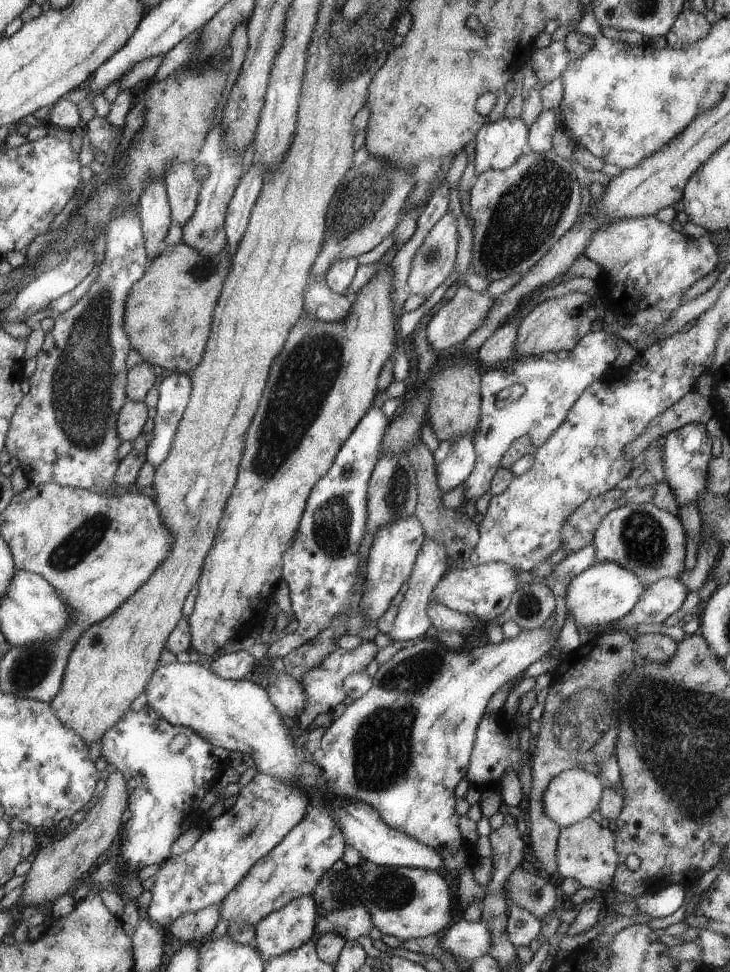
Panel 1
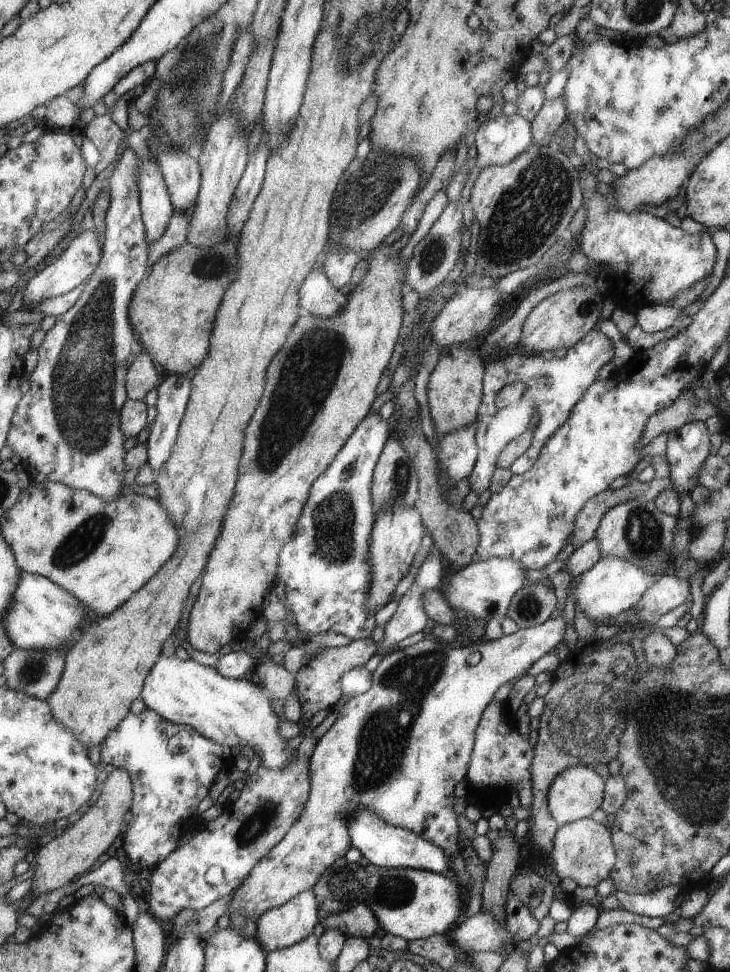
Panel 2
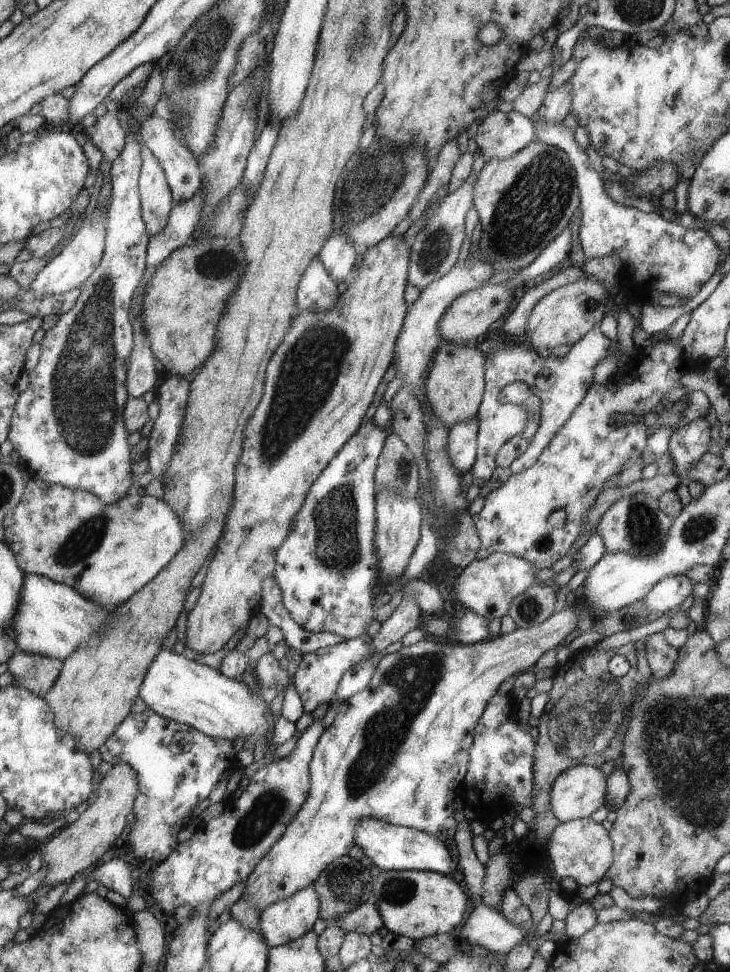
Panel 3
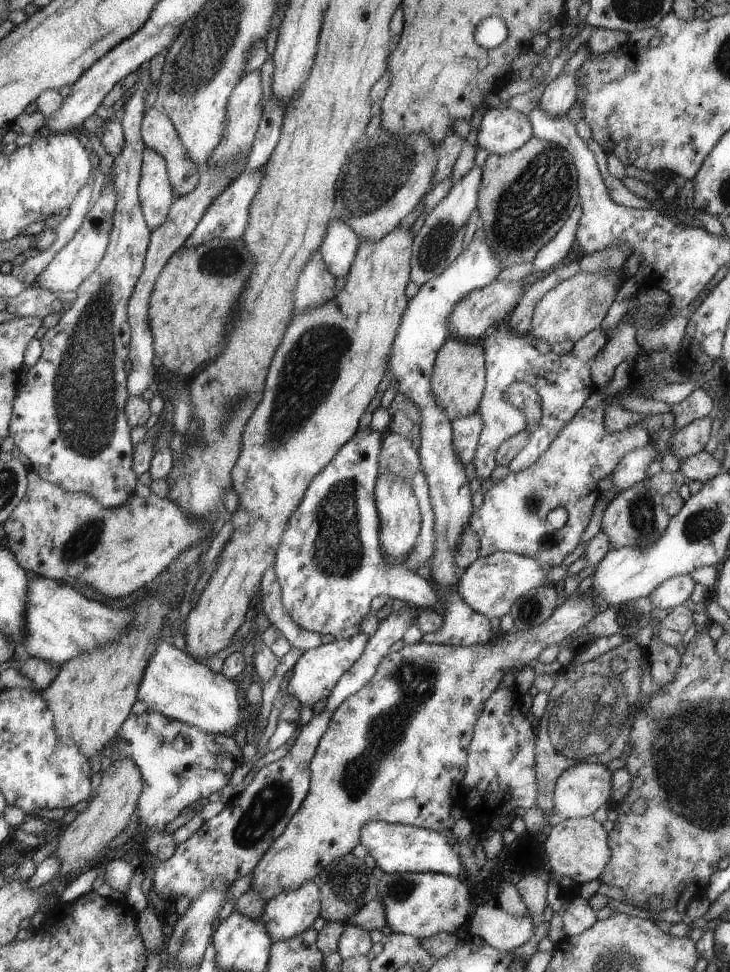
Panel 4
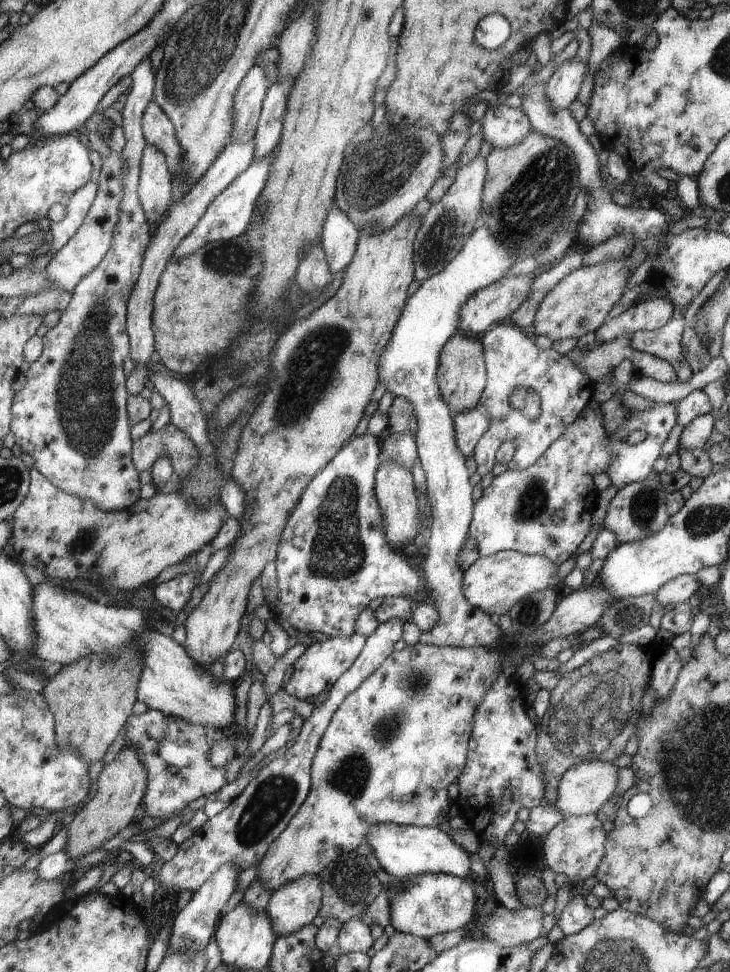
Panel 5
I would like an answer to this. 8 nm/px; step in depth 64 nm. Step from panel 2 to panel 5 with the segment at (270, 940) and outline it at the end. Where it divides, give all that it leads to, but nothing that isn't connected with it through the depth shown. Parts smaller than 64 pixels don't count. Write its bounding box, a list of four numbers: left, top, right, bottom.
[266,875,322,936]

